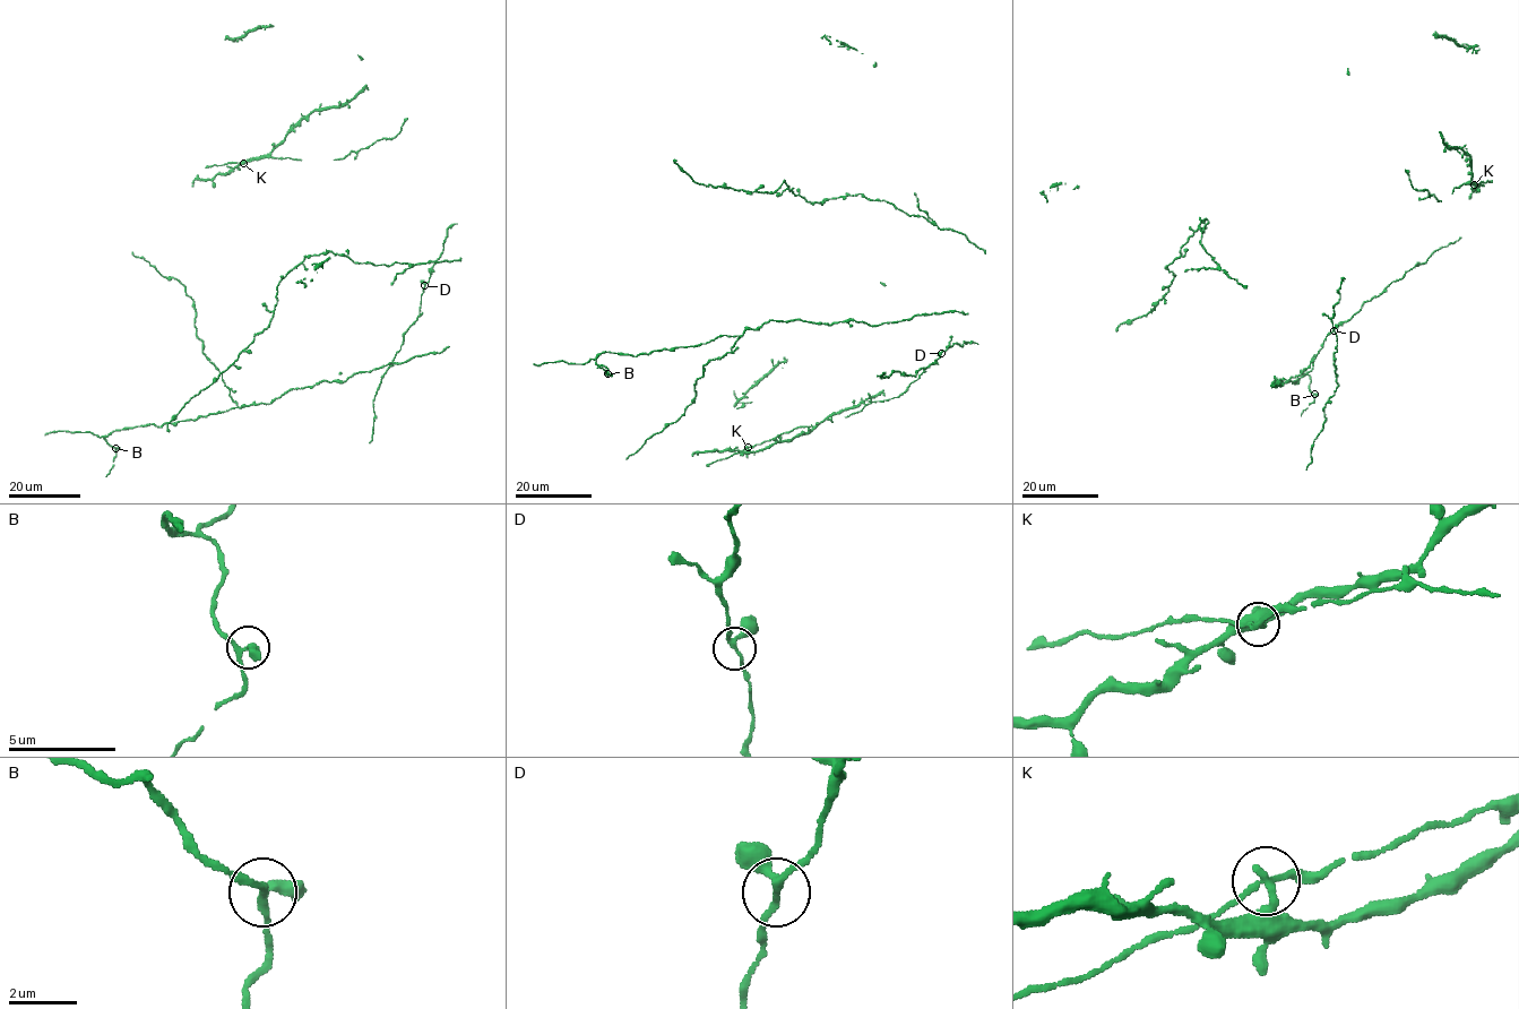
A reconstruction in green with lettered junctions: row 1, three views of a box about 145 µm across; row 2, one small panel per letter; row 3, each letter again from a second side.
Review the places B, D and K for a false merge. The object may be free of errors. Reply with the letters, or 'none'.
none

